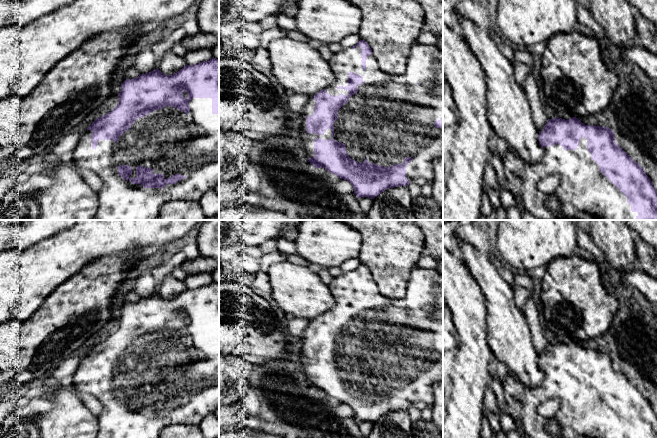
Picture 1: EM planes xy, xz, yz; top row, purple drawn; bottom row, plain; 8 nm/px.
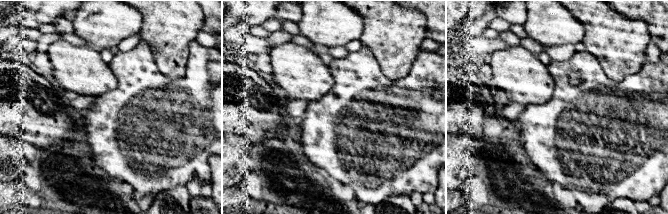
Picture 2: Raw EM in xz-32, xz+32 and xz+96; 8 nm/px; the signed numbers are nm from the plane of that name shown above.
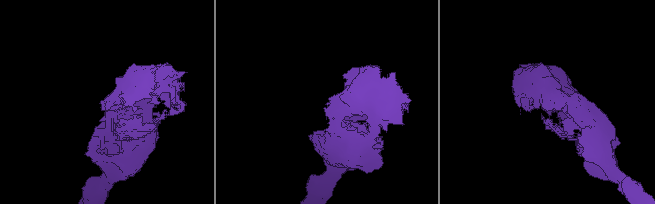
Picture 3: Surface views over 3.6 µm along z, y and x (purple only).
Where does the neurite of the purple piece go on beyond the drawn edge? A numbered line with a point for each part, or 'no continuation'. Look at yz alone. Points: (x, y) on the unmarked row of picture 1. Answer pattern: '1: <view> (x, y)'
1: yz (583, 413)

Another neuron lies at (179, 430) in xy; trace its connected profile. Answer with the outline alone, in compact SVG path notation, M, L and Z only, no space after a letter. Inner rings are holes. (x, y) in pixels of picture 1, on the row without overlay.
M189 424L169 425L162 429L159 438L204 438L200 426Z

